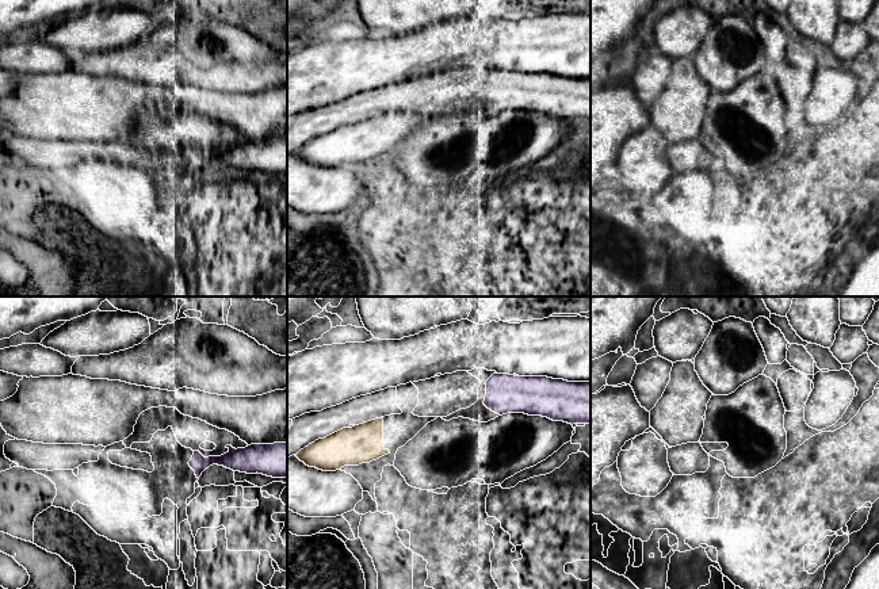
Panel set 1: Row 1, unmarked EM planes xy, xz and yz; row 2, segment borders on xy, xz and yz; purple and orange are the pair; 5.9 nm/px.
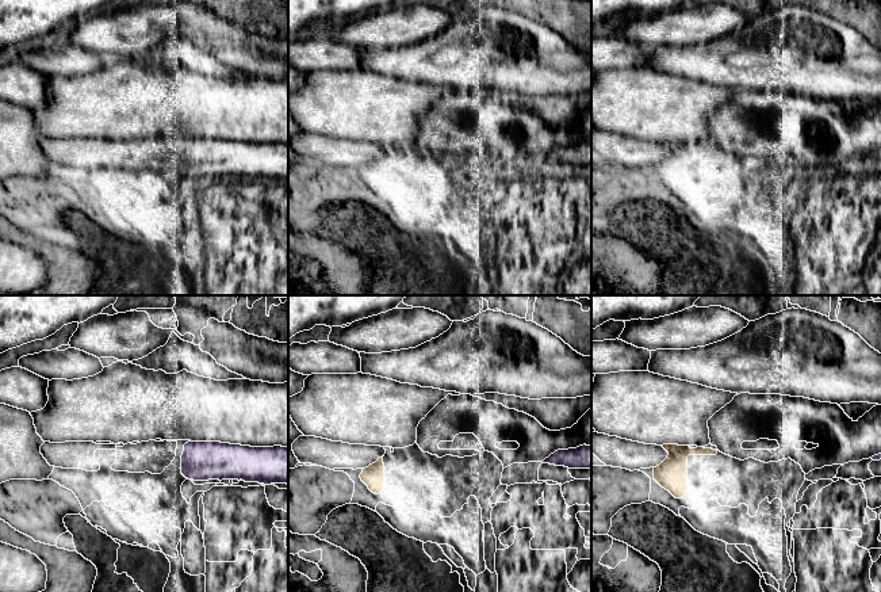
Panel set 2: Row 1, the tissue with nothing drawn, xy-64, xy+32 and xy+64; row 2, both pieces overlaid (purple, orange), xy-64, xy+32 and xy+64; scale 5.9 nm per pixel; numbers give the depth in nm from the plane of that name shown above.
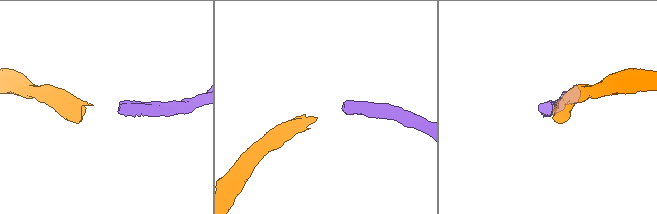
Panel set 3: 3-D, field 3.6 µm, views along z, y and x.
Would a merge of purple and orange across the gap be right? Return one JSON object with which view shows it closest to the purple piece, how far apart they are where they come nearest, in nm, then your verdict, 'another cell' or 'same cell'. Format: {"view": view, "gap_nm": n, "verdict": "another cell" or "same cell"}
{"view": "xz", "gap_nm": 600, "verdict": "another cell"}

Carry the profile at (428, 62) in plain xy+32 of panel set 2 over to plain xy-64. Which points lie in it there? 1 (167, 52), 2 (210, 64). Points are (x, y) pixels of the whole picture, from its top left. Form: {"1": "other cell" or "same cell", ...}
{"1": "same cell", "2": "same cell"}

